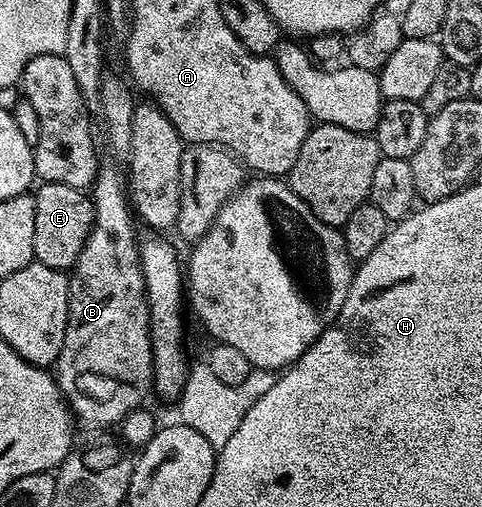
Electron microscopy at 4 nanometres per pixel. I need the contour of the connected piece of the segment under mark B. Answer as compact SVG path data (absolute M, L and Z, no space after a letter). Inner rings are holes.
M107 164L100 168L95 176L95 184L89 190L92 207L95 209L95 221L67 282L69 315L65 341L55 364L55 378L72 416L80 426L118 426L130 413L134 413L144 404L147 393L149 397L153 389L149 307L128 189L124 170L122 173L117 166Z

